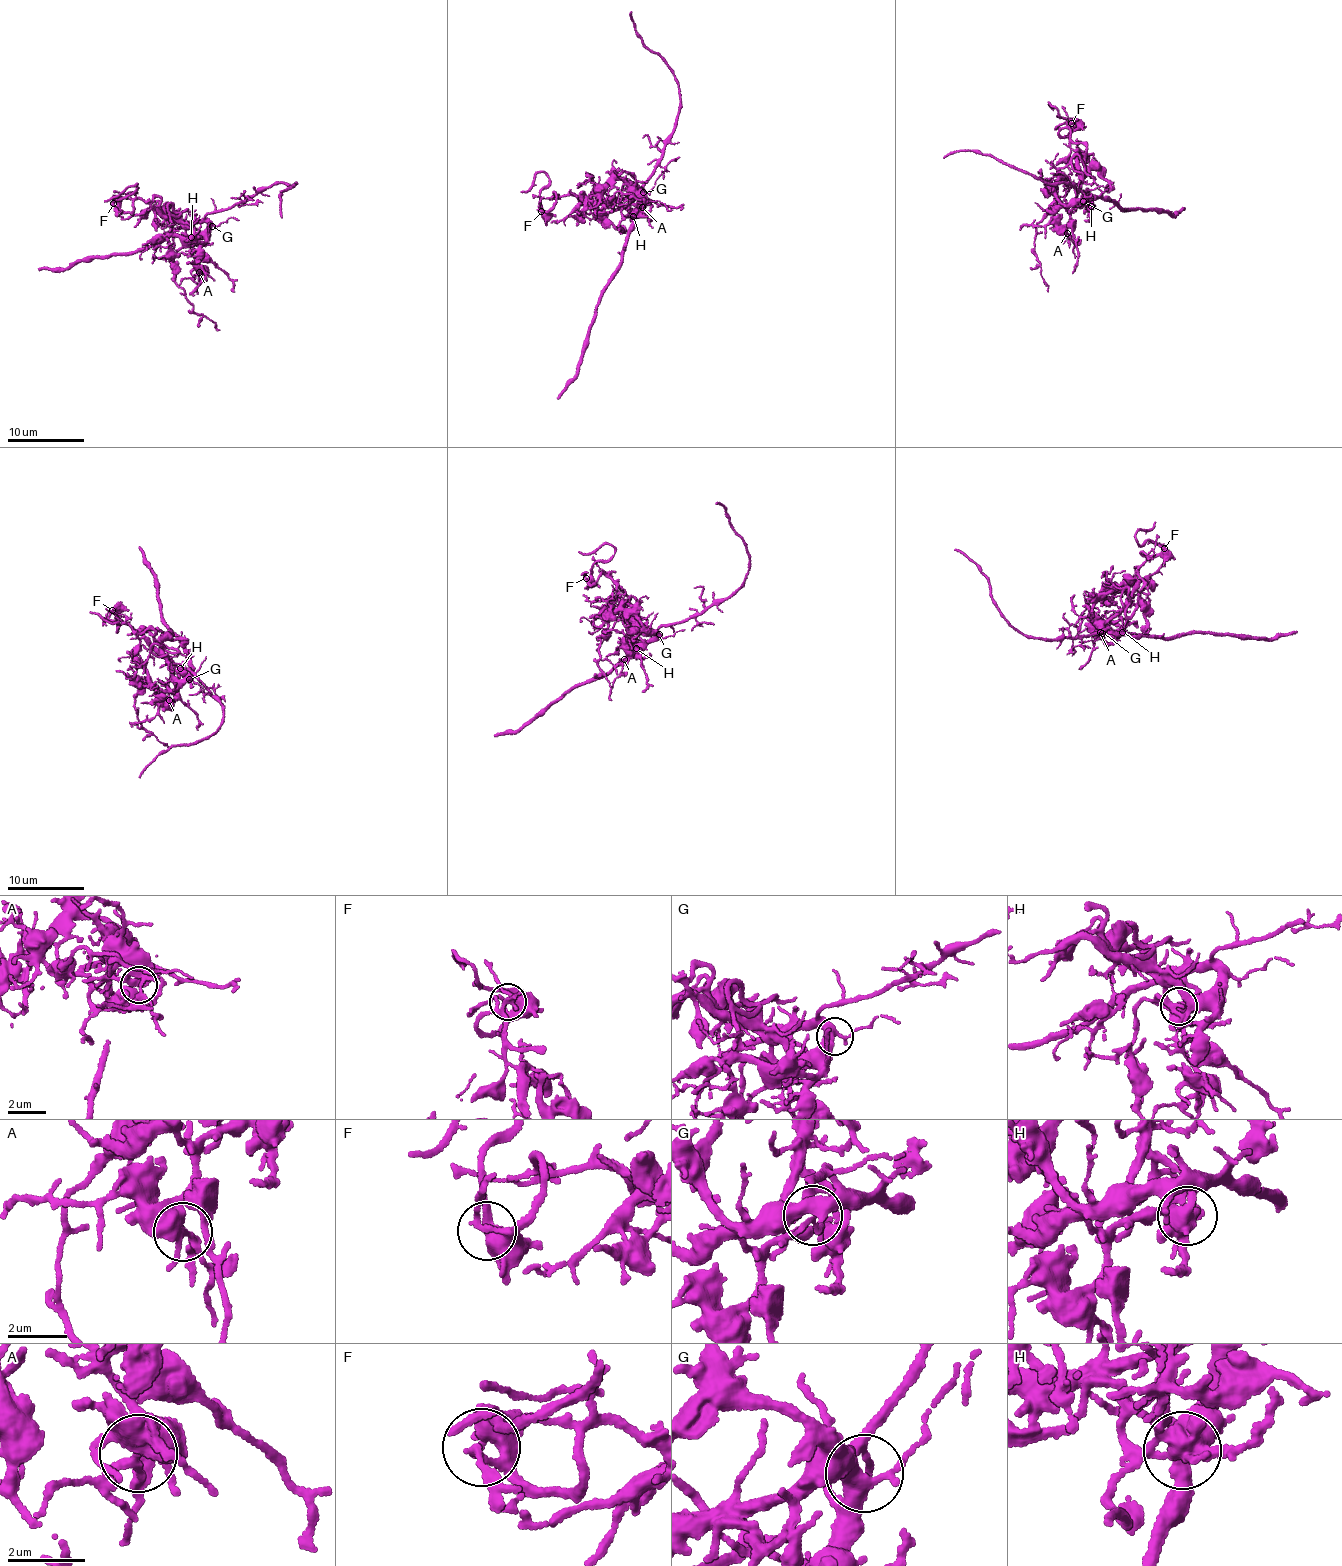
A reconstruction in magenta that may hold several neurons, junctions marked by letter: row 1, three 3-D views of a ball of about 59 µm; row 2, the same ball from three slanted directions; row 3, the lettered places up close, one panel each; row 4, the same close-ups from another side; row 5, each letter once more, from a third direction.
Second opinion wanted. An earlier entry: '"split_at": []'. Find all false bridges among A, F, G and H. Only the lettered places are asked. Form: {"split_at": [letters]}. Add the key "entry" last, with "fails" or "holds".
{"split_at": ["H"], "entry": "fails"}

